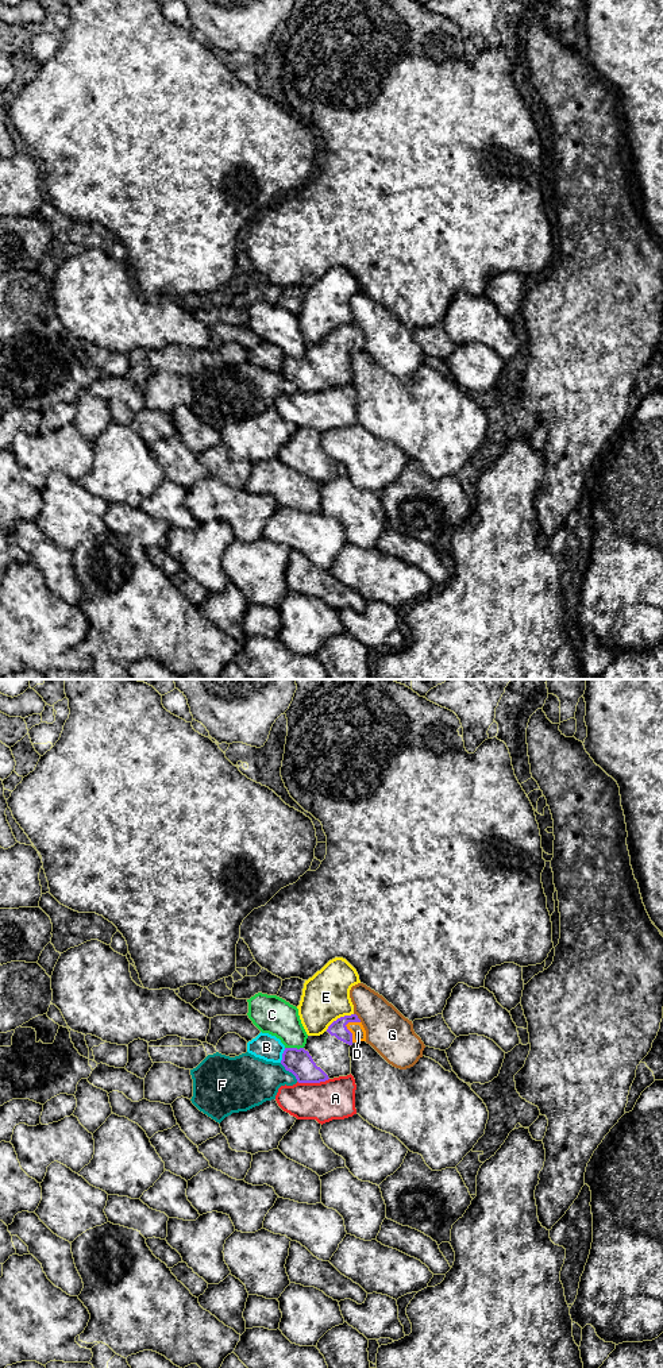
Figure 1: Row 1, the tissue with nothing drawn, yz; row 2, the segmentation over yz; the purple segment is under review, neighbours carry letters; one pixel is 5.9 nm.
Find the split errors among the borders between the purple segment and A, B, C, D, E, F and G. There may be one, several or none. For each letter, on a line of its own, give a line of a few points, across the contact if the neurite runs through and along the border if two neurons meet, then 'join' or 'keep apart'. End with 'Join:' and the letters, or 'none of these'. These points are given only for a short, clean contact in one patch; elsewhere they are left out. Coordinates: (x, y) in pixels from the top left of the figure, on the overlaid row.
A: keep apart
B: keep apart
C: keep apart
D: join
E: keep apart
F: keep apart
G: keep apart
Join: D

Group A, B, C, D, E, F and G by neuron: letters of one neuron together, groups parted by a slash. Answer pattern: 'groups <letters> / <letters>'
groups A / B / C / D / E / F / G

